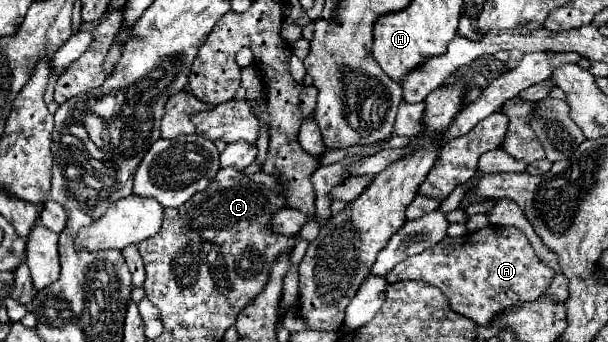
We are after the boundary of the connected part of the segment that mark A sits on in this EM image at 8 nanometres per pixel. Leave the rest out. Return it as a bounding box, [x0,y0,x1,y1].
[387,227,553,325]

